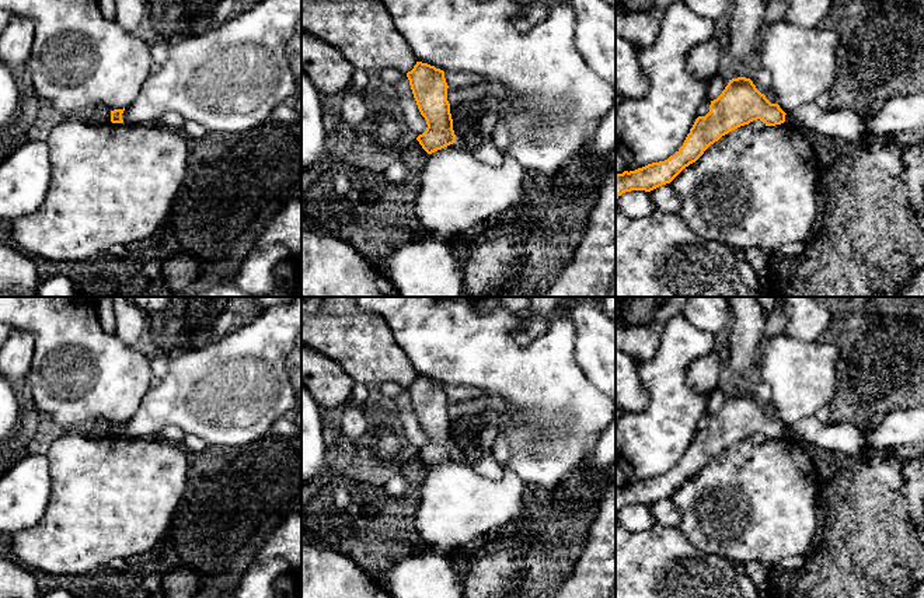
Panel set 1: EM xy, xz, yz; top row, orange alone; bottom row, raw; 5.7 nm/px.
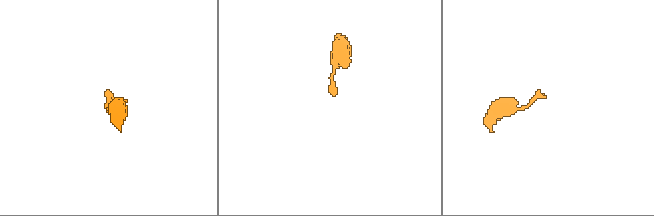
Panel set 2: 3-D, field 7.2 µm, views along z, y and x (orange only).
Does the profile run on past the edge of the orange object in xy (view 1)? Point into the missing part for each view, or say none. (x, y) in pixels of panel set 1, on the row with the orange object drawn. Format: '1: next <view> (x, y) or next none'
1: next none

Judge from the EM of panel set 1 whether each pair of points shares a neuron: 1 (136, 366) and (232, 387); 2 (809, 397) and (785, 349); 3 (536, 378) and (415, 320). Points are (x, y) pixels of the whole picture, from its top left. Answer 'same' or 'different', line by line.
1: different
2: same
3: same

